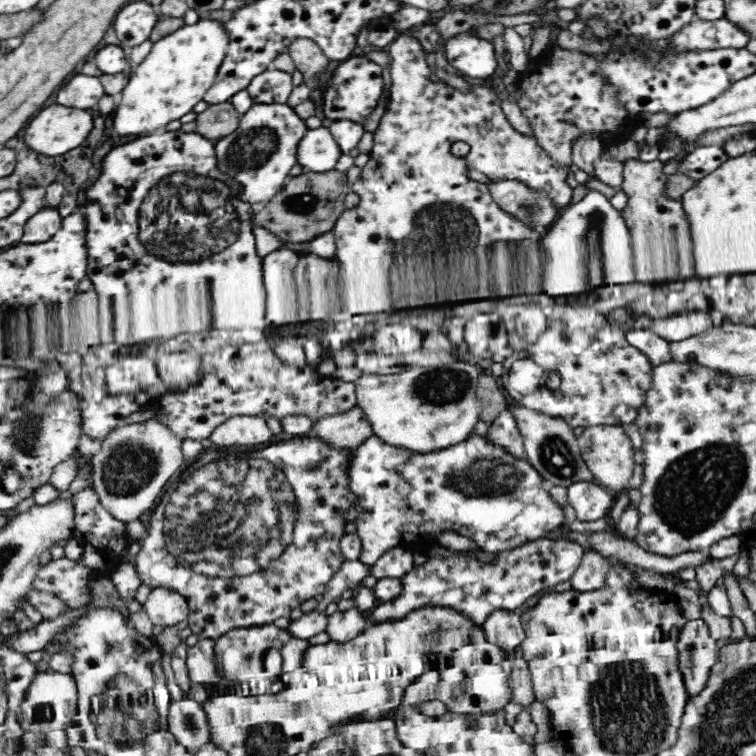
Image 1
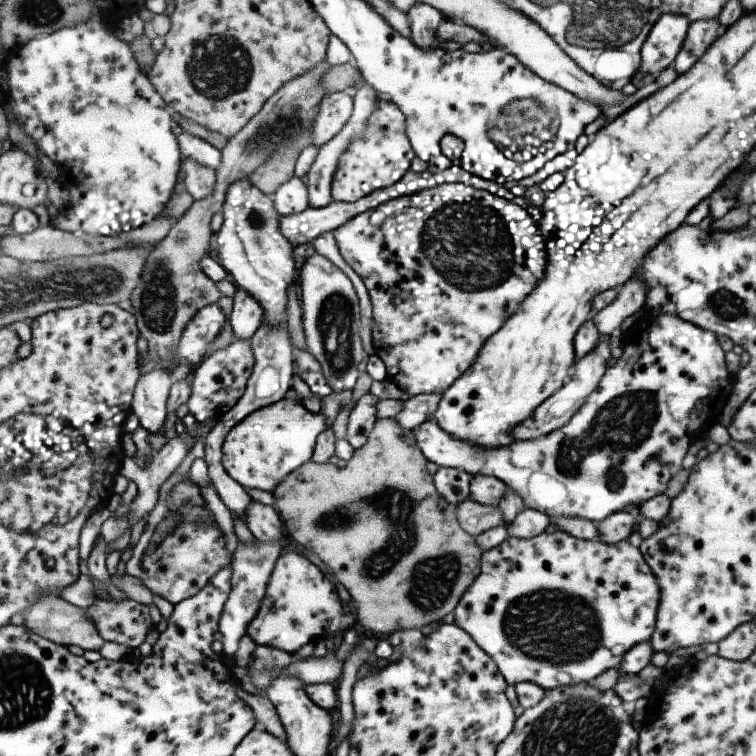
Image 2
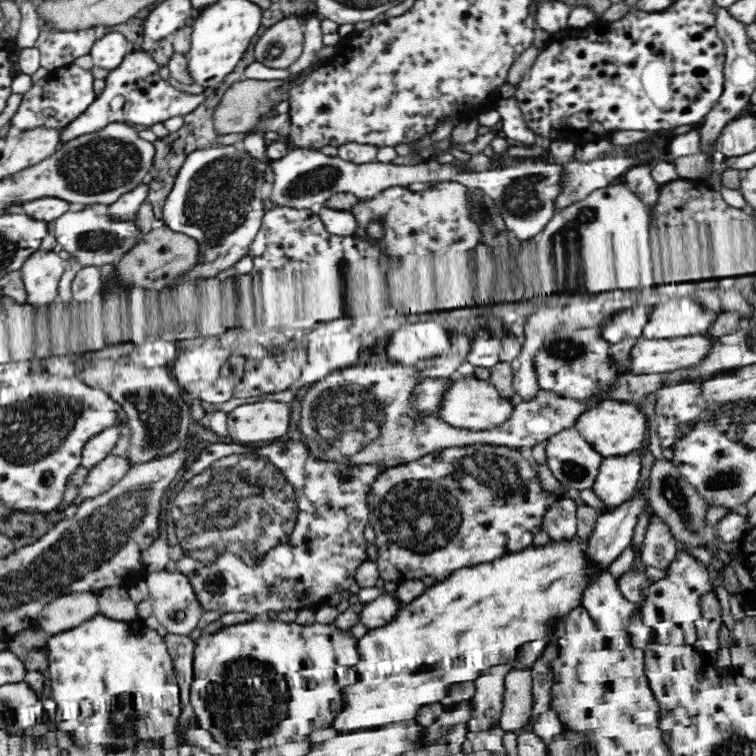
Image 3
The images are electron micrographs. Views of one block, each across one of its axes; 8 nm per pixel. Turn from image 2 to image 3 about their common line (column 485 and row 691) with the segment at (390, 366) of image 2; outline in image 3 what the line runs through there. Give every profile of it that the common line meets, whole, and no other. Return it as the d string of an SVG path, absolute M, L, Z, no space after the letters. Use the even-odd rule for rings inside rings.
M270 616L249 620L245 623L221 626L217 631L198 637L194 641L194 679L191 682L189 702L192 702L192 706L194 706L193 711L195 712L197 726L208 731L216 744L220 744L226 748L240 748L240 746L244 746L244 744L238 744L240 740L252 740L254 744L248 744L248 748L254 748L254 752L256 753L260 752L262 748L272 748L272 746L282 746L284 744L290 744L290 742L300 743L308 740L308 736L312 732L322 730L322 728L331 728L334 720L338 718L338 714L344 712L344 700L342 700L342 696L346 696L346 694L342 690L346 686L352 686L352 684L356 684L360 680L358 672L355 671L361 659L359 639L349 629L344 630L336 626L335 622L328 624L315 622L311 625L300 625L296 621L286 623Z

